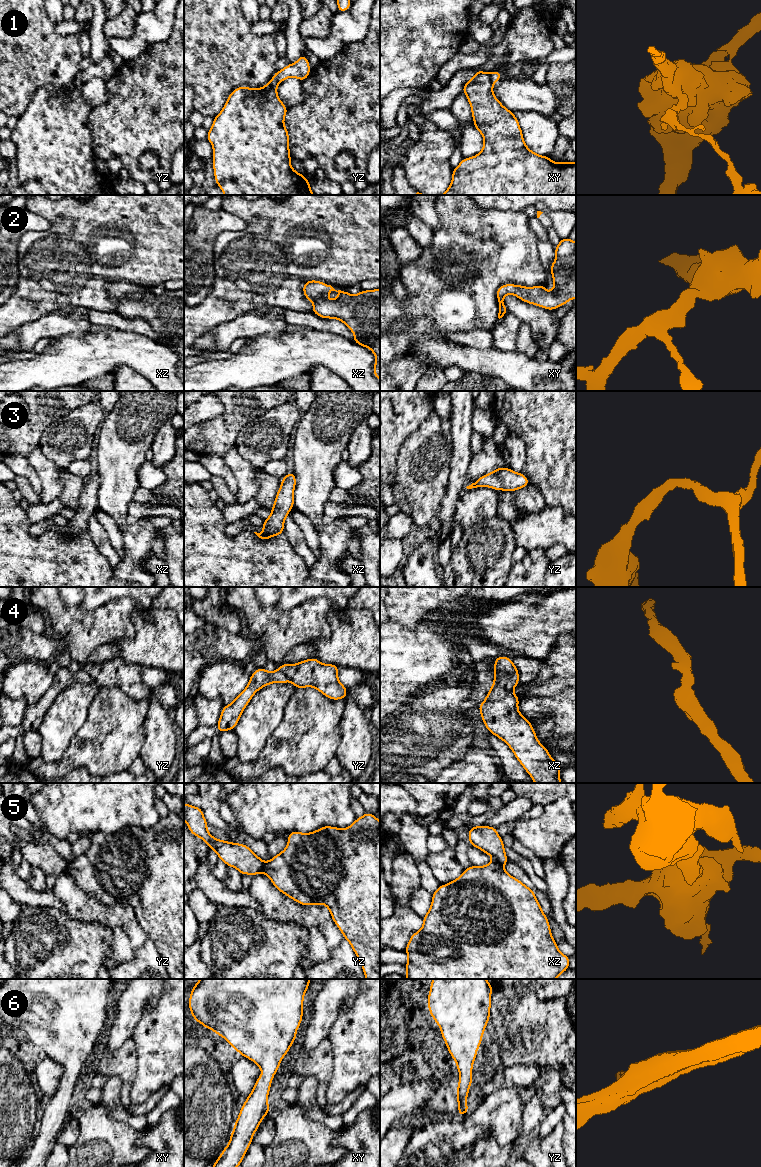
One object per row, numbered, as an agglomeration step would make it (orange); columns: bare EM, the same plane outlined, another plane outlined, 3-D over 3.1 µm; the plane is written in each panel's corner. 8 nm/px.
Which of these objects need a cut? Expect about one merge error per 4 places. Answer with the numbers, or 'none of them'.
1, 5

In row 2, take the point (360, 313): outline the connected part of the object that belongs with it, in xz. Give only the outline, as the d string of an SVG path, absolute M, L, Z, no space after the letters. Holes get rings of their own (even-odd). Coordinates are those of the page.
M310 280L303 284L303 293L305 298L314 304L313 313L321 318L340 320L354 333L353 342L369 348L375 354L373 374L377 380L380 380L380 288L360 291L356 295L351 295L347 291L337 291L322 281ZM332 291L338 293L336 300L330 300L326 297Z

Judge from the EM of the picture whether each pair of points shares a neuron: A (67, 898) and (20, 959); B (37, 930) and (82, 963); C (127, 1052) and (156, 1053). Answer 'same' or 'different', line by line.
A: different
B: same
C: different

